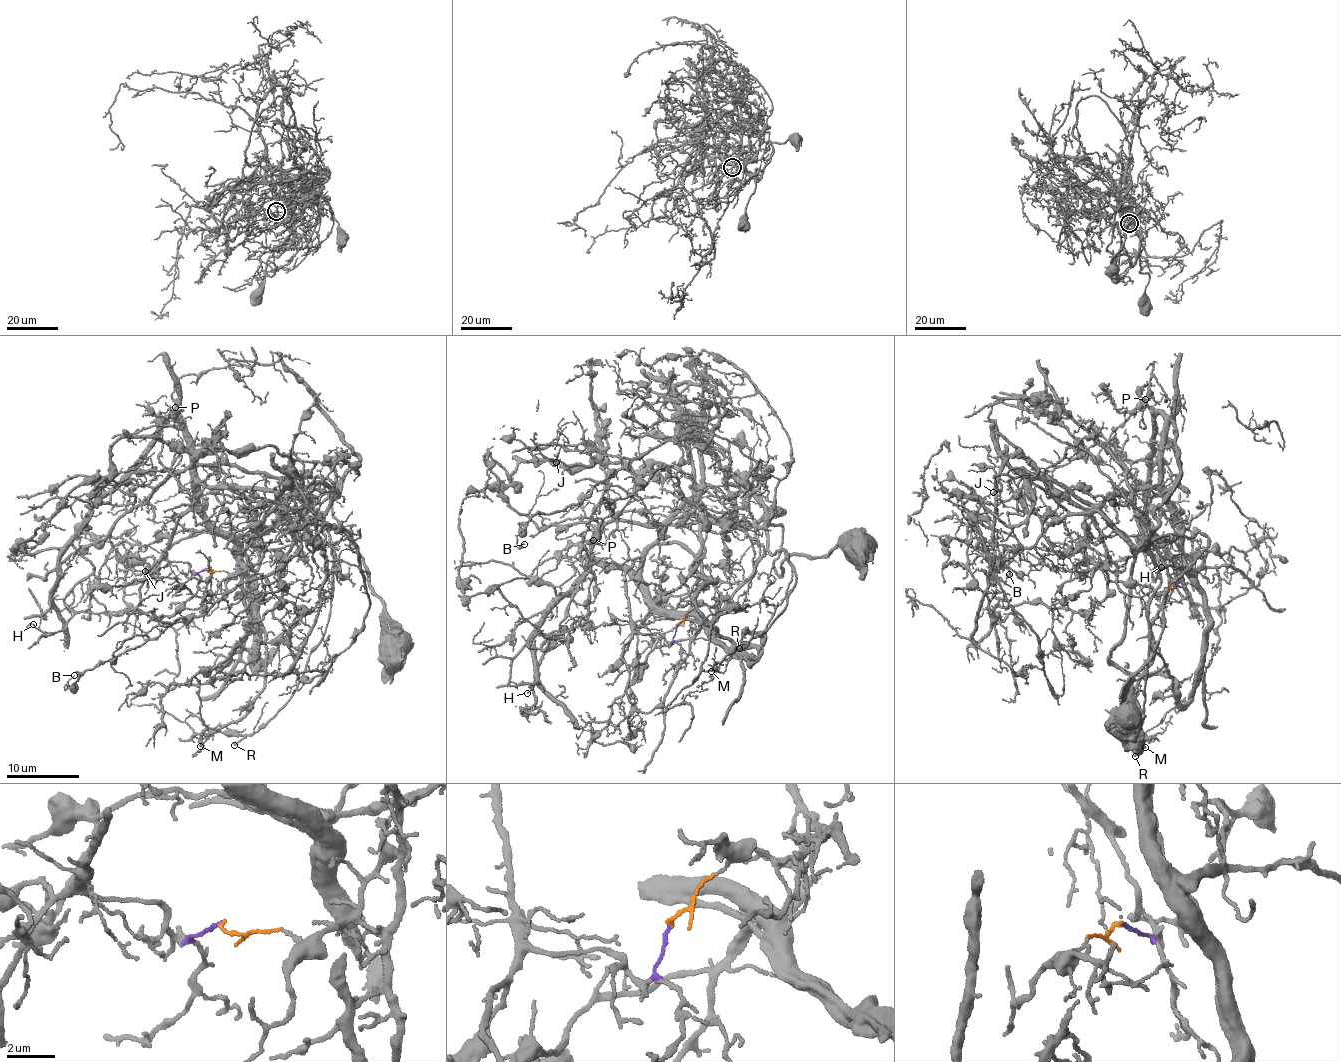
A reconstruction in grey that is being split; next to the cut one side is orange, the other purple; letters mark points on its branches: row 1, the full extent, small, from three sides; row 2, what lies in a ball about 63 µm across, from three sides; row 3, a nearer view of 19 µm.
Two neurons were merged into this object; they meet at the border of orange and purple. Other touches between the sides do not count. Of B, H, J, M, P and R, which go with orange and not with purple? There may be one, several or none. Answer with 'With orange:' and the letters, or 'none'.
With orange: B, J, M, R

